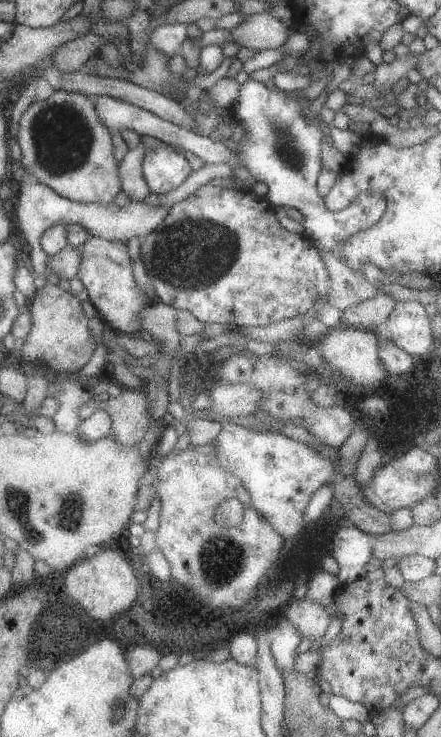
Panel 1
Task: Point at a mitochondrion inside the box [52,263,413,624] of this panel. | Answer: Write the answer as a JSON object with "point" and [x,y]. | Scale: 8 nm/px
{"point":[222,559]}

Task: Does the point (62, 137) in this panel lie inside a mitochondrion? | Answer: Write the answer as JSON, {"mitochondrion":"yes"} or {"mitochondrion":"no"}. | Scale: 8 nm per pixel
{"mitochondrion":"yes"}

